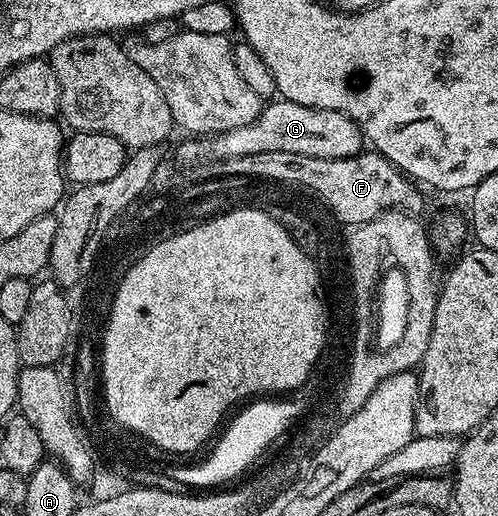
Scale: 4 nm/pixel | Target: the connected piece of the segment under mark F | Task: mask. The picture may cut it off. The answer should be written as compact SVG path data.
M364 149L358 155L344 159L330 159L329 157L305 157L305 153L281 153L280 151L266 151L251 155L256 180L272 179L275 183L288 183L291 187L304 187L312 191L337 218L343 223L358 225L373 221L382 211L406 211L419 213L423 207L423 199L419 196L420 188L404 172L400 171L374 149Z

